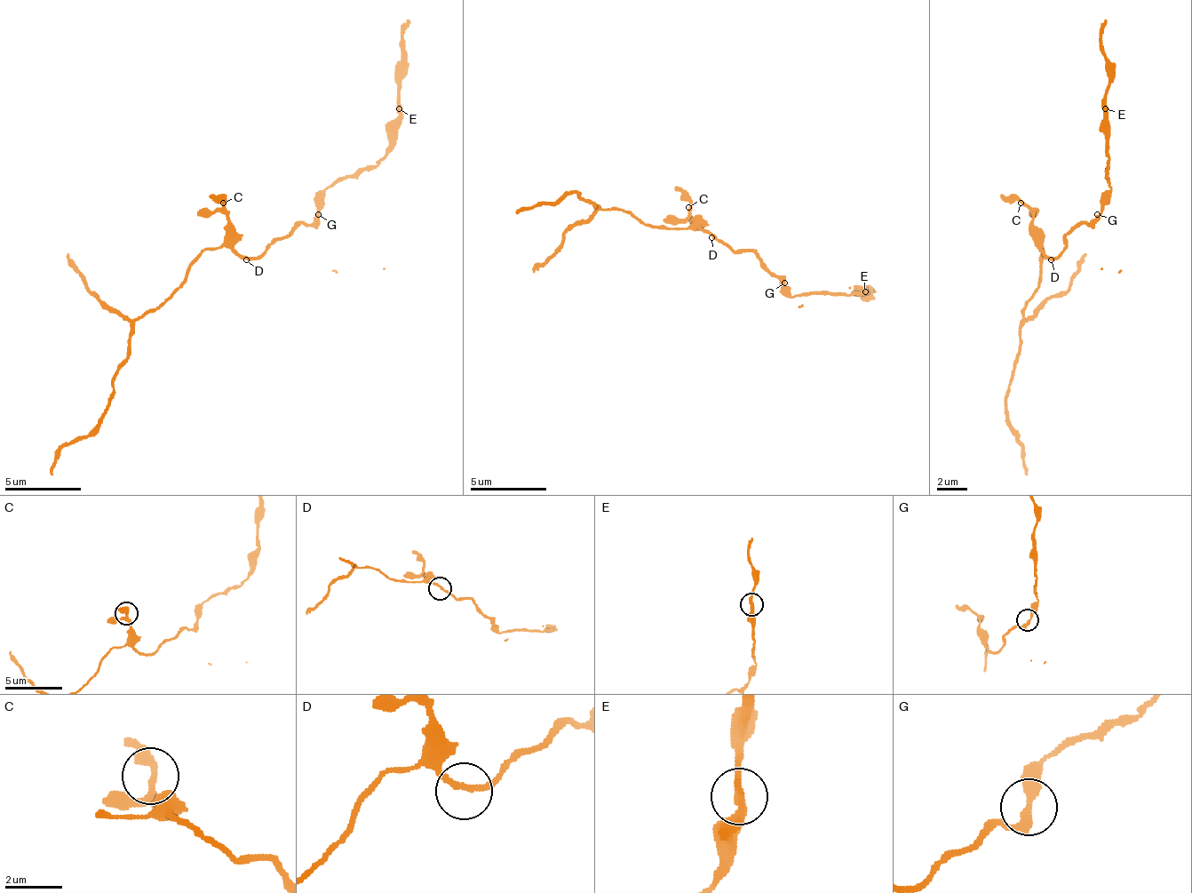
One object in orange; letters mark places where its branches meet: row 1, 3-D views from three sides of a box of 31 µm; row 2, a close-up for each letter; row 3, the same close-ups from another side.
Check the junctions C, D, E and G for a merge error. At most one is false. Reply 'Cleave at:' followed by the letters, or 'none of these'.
Cleave at: none of these

